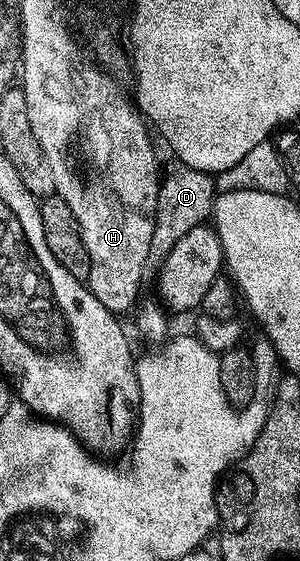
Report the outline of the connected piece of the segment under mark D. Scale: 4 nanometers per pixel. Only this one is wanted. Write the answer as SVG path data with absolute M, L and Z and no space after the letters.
M176 166L176 171L171 171L162 176L157 197L157 213L155 214L155 228L153 241L149 249L149 257L145 261L143 270L144 280L151 281L158 276L163 265L163 259L189 233L189 229L202 227L212 218L215 206L215 180L206 171L198 171L192 167Z

